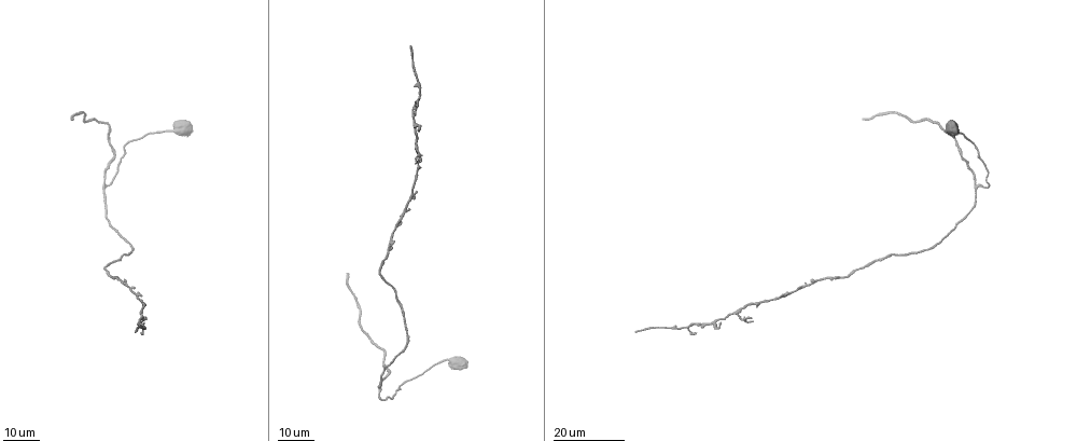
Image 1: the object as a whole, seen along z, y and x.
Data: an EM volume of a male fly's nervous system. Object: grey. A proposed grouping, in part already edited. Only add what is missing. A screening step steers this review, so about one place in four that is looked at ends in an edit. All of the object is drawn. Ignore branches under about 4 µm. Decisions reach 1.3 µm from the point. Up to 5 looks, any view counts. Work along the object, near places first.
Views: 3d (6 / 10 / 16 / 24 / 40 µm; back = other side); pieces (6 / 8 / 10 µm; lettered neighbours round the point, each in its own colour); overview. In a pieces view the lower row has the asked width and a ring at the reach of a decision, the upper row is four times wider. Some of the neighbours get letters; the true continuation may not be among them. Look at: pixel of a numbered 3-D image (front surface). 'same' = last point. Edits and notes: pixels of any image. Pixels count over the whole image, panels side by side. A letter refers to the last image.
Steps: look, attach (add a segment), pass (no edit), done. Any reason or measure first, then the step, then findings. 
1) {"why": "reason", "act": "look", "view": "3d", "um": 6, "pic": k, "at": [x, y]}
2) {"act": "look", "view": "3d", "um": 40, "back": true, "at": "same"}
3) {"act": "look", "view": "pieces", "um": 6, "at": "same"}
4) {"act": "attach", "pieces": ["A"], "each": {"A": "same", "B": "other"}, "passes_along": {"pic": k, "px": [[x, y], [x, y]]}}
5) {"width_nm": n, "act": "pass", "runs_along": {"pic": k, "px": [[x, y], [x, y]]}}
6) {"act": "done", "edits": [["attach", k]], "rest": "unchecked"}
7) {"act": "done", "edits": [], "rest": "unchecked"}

{"why": "long arm stops here", "act": "look", "view": "3d", "um": 24, "pic": 1, "at": [863, 119]}

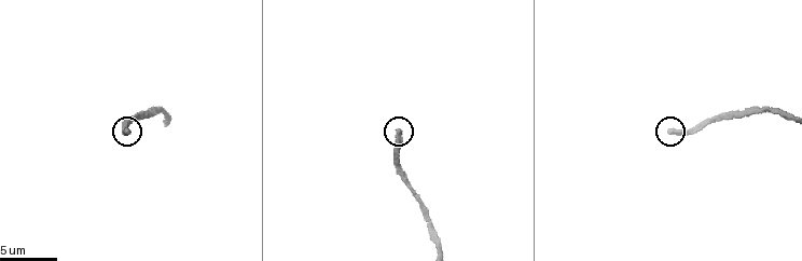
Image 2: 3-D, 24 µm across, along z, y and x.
{"act": "look", "view": "pieces", "um": 10, "pic": 2, "at": [668, 130]}

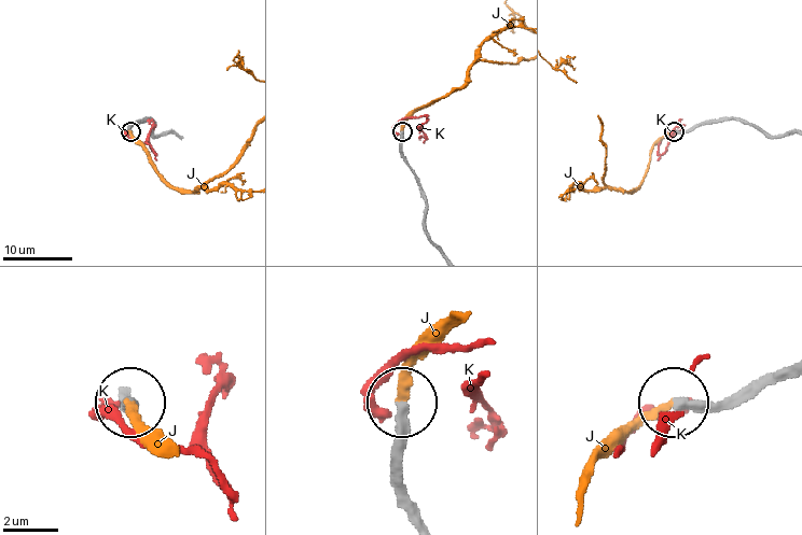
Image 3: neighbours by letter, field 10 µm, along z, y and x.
{"act": "attach", "pieces": ["J"], "each": {"J": "same", "K": "other"}, "found": "it goes on there"}

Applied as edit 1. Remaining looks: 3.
{"why": "an open end", "act": "look", "view": "3d", "um": 16, "pic": 1, "at": [409, 208]}

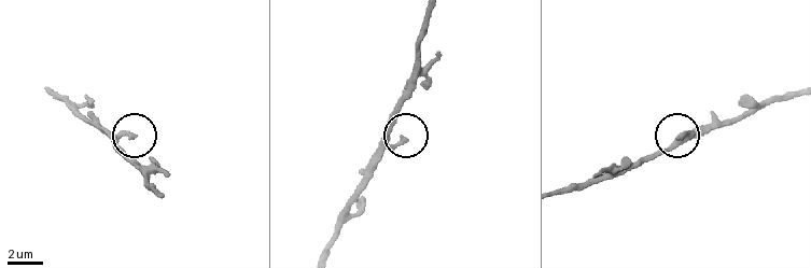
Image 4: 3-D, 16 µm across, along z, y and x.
{"act": "look", "view": "pieces", "um": 10, "pic": 4, "at": [682, 137]}

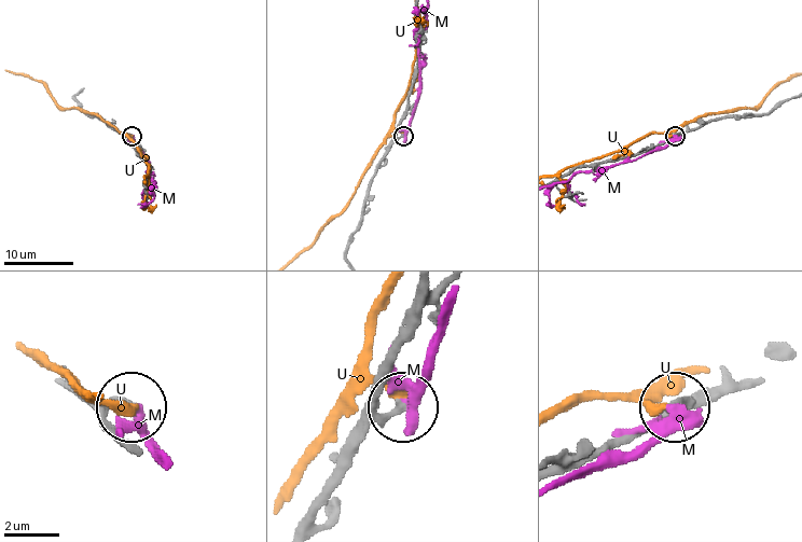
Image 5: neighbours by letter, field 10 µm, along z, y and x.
{"act": "pass", "each": {"M": "other", "U": "other"}, "runs_along": {"pic": 5, "px": [[302, 519], [342, 457], [402, 411]]}, "found": "none of them fits"}

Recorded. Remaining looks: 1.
{"act": "done", "edits": [["attach", 3]], "rest": "unchecked"}

